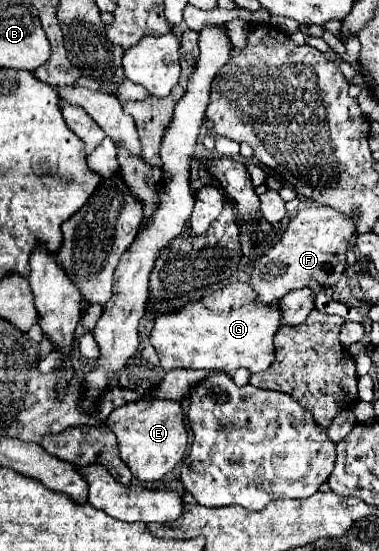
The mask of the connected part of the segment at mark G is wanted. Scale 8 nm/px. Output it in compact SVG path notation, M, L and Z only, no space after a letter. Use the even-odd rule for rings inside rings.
M237 283L223 291L215 291L205 301L205 311L181 309L177 313L161 315L151 331L151 345L155 347L161 367L171 369L205 369L235 373L245 367L249 373L265 371L275 359L273 337L281 325L281 309L277 303L259 301L257 293L247 283Z

